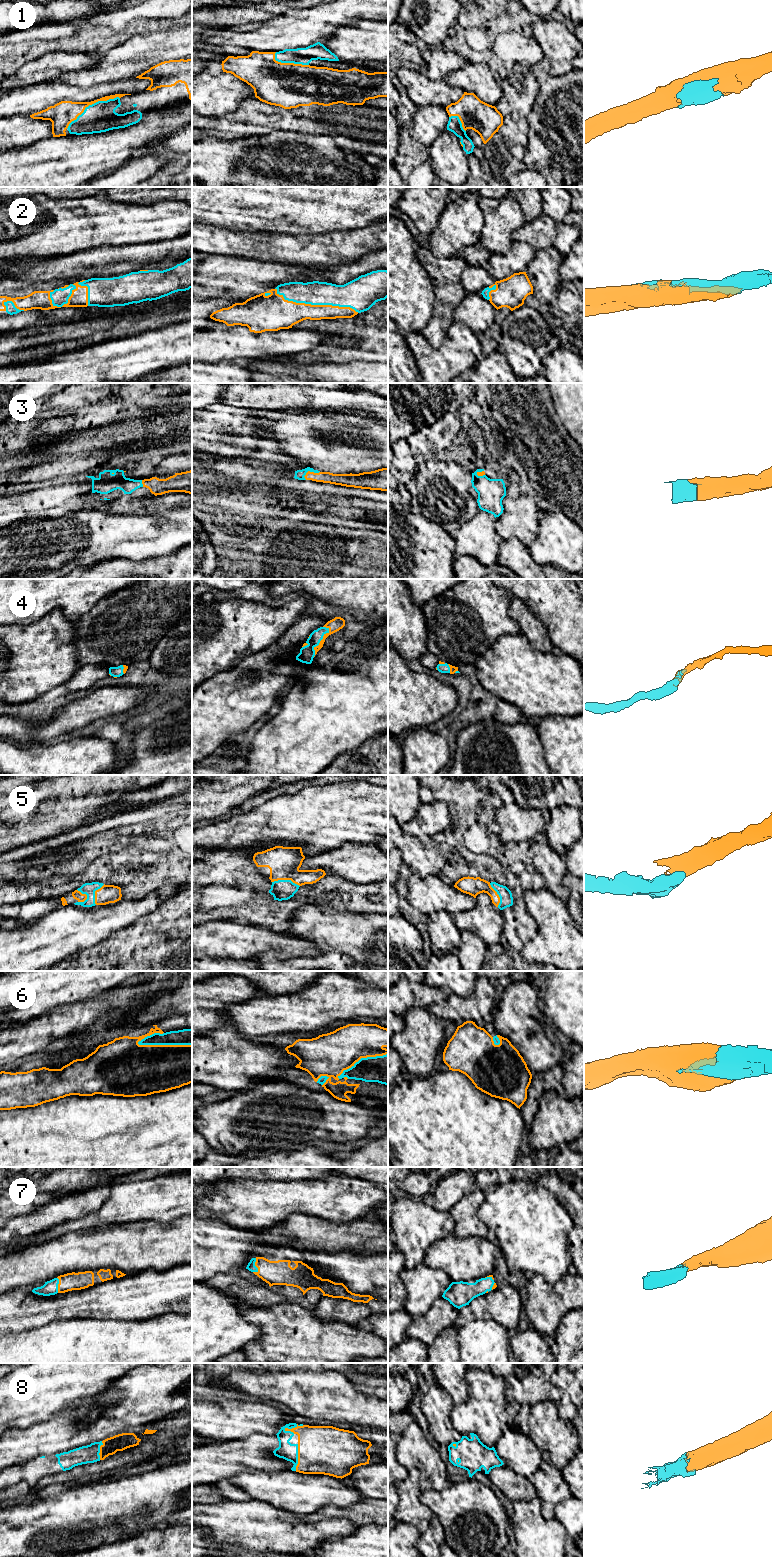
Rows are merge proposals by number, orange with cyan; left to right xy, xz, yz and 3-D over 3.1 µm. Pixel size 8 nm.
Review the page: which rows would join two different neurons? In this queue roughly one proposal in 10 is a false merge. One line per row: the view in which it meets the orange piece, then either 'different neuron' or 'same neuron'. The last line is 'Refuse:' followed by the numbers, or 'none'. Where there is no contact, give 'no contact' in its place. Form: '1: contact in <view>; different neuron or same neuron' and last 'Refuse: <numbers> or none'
1: contact in xy; same neuron
2: contact in xz; same neuron
3: contact in xz; same neuron
4: contact in xz; same neuron
5: contact in xz; same neuron
6: contact in xy; same neuron
7: contact in xz; same neuron
8: contact in xz; same neuron
Refuse: none

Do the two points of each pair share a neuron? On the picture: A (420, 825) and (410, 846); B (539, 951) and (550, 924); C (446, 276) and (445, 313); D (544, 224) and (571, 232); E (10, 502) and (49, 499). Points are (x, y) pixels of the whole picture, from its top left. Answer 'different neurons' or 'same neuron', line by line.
A: different neurons
B: same neuron
C: same neuron
D: same neuron
E: same neuron

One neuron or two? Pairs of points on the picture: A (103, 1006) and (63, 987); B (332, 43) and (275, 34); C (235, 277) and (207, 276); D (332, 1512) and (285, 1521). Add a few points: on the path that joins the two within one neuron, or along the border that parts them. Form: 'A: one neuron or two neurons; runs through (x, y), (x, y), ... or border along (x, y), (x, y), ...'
A: two neurons; border along (109, 989), (91, 998), (64, 1004)
B: two neurons; border along (339, 28), (328, 37), (318, 41)
C: one neuron; runs through (228, 276), (214, 276)
D: two neurons; border along (298, 1515), (303, 1520), (322, 1519)

